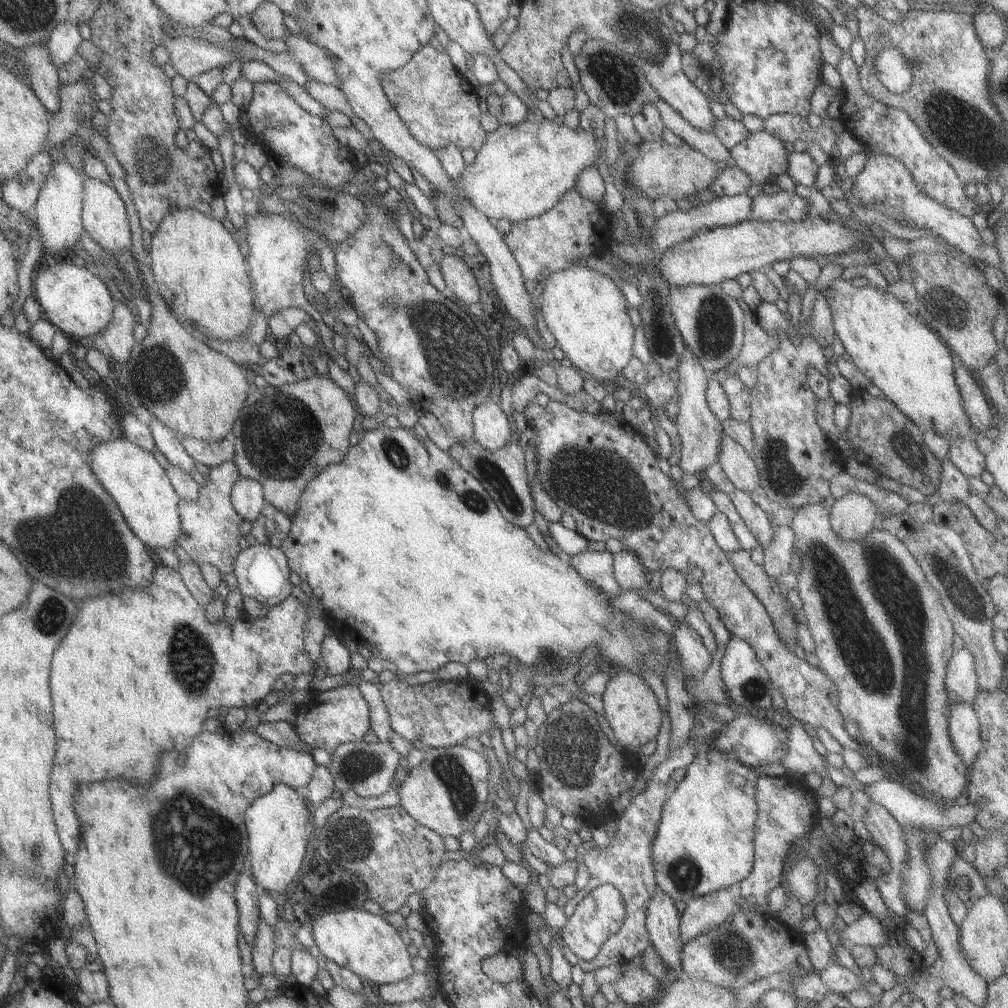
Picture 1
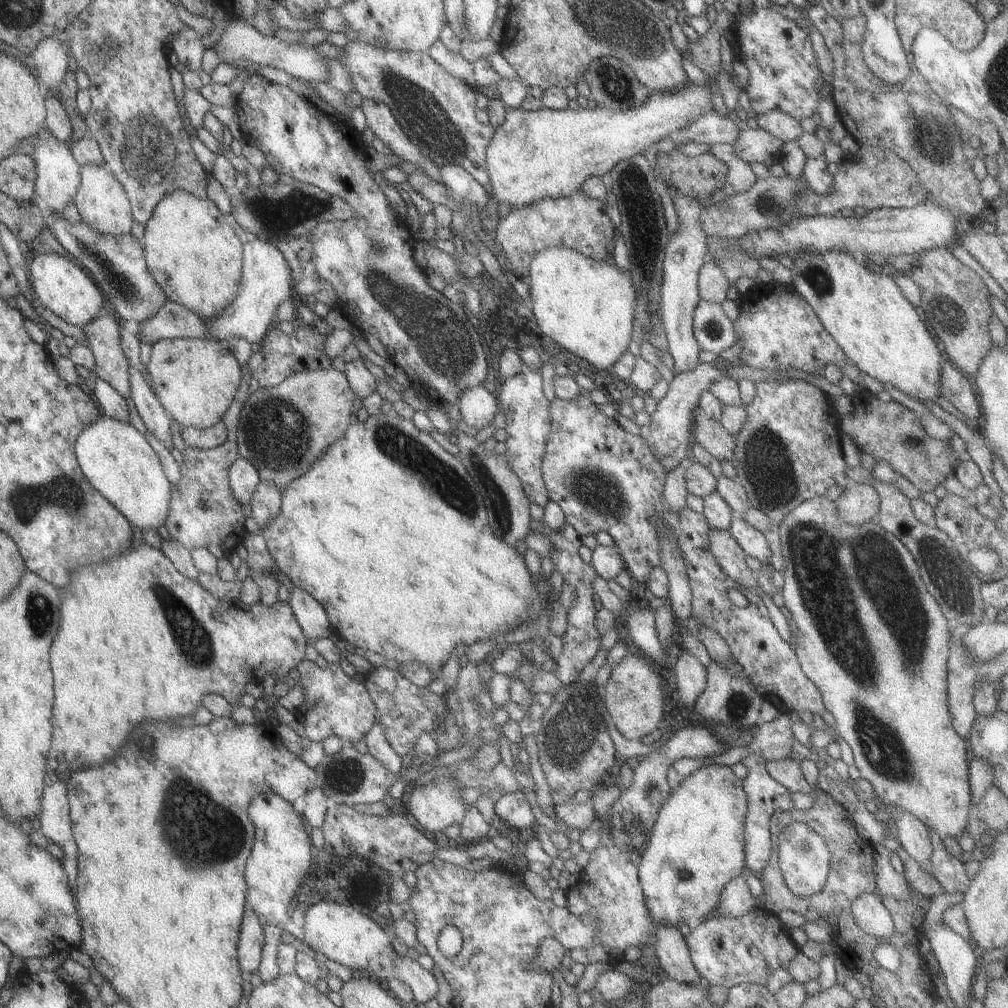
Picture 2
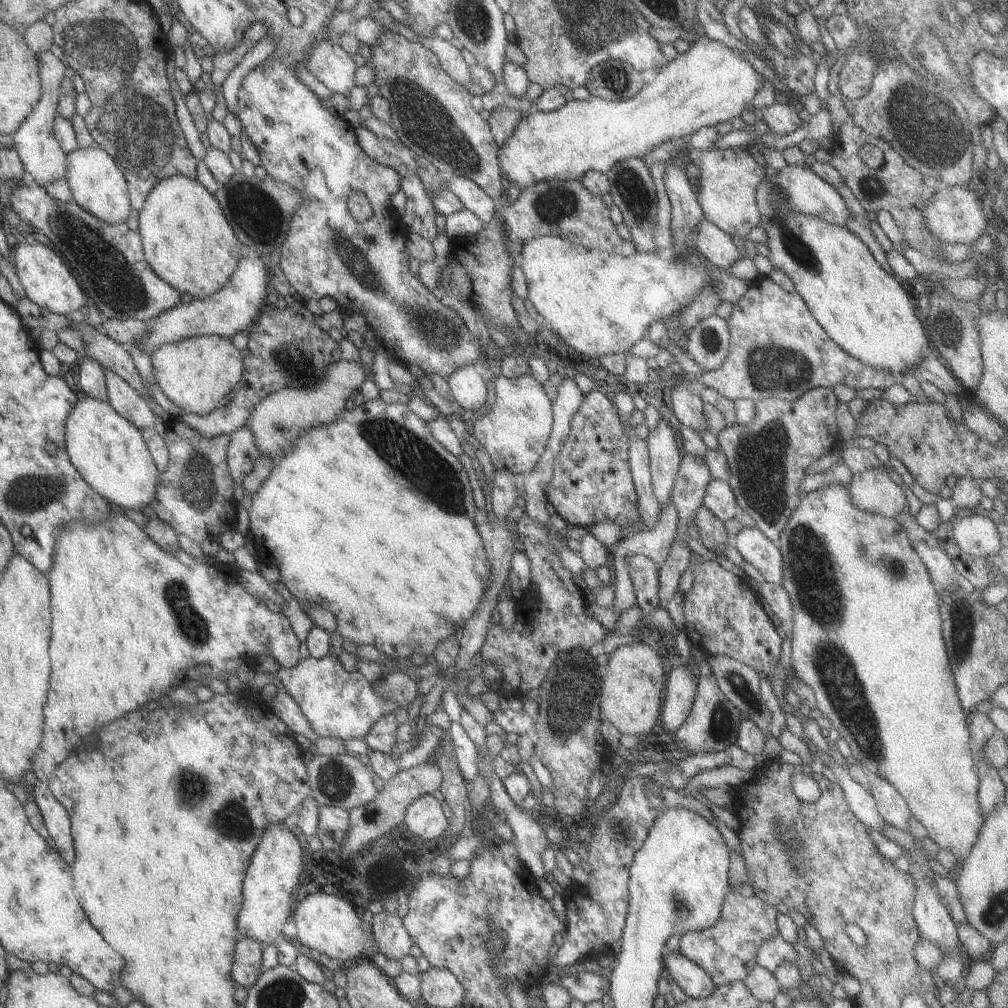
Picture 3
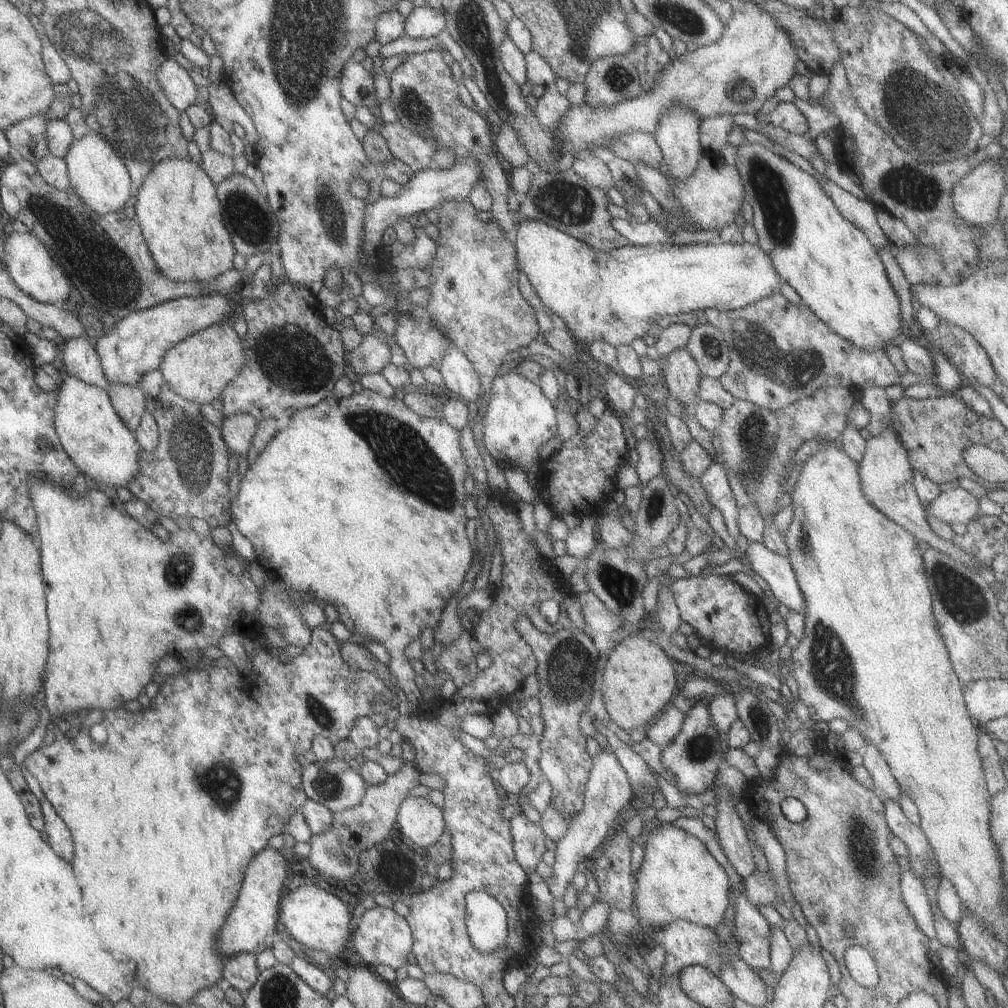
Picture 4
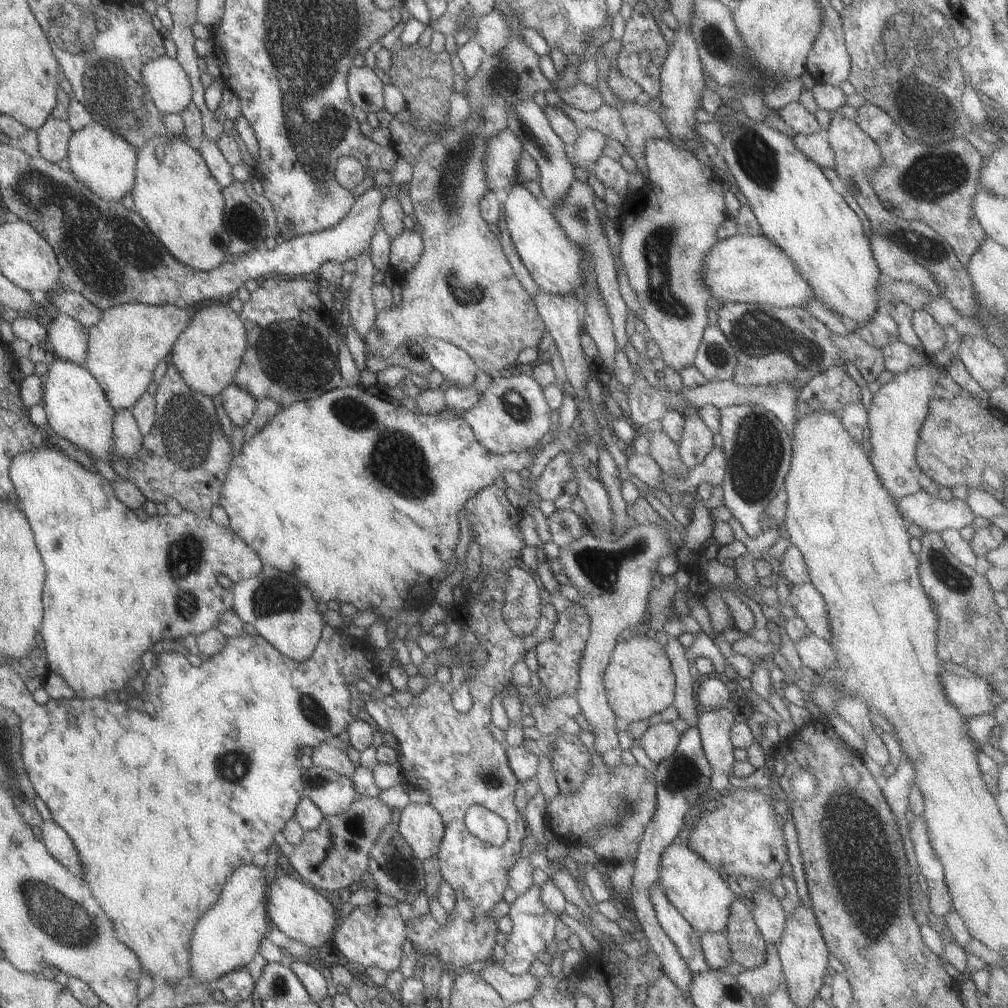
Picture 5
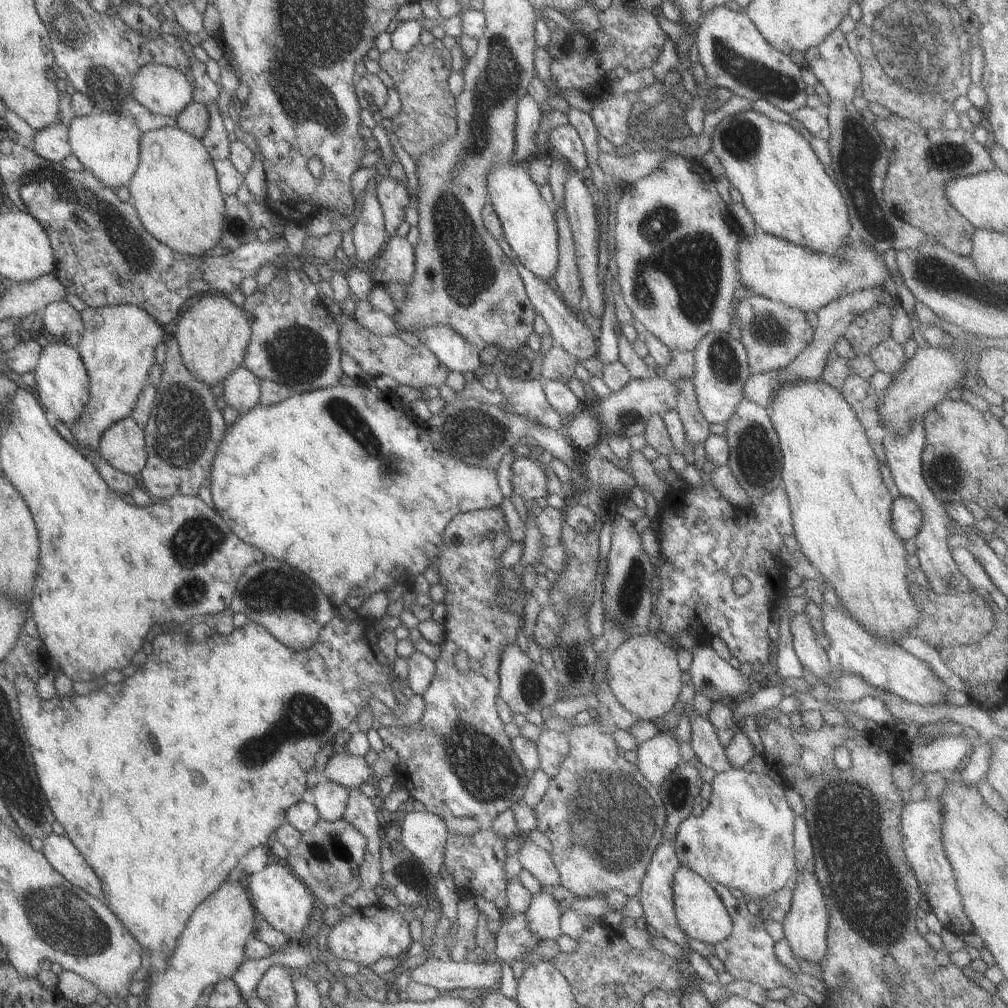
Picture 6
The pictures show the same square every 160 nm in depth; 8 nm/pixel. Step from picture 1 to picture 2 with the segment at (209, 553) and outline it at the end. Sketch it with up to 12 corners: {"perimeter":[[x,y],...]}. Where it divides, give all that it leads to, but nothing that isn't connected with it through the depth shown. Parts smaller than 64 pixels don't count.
{"perimeter":[[252,344],[225,346],[241,368],[215,448],[179,451],[164,526],[187,551],[228,559],[223,540],[246,534],[227,468],[247,400]]}

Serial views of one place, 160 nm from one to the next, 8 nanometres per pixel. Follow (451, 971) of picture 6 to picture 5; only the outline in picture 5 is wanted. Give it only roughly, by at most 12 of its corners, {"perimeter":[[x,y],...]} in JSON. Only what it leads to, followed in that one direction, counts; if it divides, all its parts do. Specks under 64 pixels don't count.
{"perimeter":[[487,960],[479,978],[507,1004],[525,1001],[539,986],[529,972],[509,975]]}

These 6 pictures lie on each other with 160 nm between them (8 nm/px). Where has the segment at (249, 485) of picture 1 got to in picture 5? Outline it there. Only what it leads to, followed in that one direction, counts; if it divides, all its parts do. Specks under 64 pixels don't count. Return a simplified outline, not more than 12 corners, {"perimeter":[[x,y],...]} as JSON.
{"perimeter":[[231,382],[220,397],[231,423],[245,426],[255,409],[251,394]]}

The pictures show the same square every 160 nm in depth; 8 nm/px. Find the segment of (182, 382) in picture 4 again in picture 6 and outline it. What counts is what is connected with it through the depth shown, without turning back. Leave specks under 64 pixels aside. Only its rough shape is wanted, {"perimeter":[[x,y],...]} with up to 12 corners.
{"perimeter":[[227,295],[203,296],[170,329],[209,387],[241,365],[251,334]]}

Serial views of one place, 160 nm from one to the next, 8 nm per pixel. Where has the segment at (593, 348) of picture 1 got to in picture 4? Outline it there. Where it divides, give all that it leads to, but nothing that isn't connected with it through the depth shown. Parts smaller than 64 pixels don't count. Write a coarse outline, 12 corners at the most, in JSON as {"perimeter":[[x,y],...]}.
{"perimeter":[[514,225],[537,301],[580,347],[783,284],[744,240],[595,252]]}

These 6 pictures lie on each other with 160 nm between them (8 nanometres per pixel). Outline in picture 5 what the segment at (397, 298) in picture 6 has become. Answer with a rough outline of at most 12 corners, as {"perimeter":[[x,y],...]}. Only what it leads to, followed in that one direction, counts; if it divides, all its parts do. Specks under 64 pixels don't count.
{"perimeter":[[420,234],[391,239],[389,266],[406,275],[417,263]]}

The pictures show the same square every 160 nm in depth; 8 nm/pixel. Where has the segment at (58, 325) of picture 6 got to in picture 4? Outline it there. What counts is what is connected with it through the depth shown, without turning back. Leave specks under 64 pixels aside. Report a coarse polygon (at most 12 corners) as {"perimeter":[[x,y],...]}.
{"perimeter":[[87,338],[57,346],[72,377],[102,389],[107,385]]}

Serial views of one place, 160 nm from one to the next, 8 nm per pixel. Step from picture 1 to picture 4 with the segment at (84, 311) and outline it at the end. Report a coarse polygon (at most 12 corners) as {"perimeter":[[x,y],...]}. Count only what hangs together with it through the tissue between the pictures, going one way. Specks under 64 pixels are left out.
{"perimeter":[[32,233],[2,242],[8,277],[40,303],[71,294],[64,272]]}

